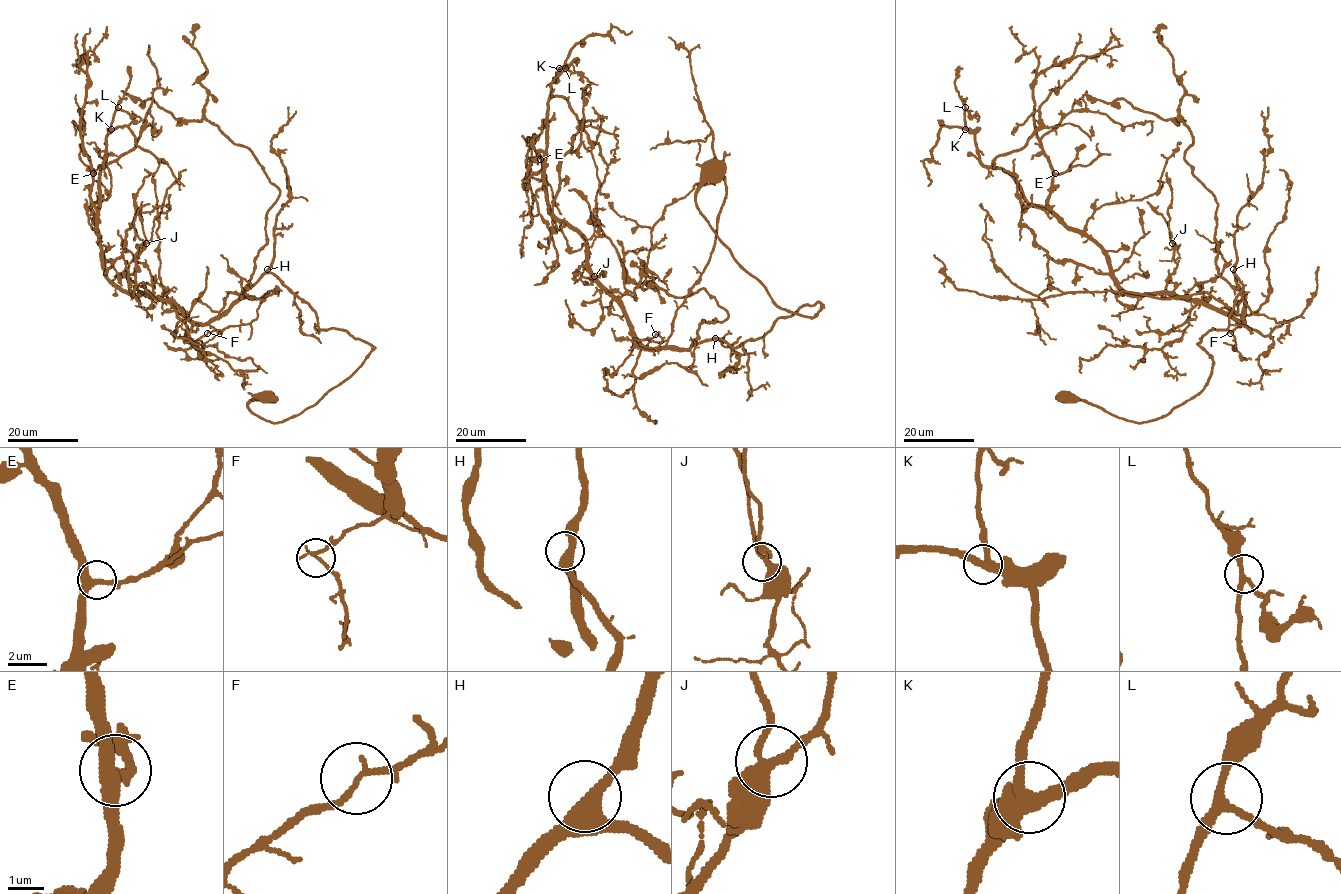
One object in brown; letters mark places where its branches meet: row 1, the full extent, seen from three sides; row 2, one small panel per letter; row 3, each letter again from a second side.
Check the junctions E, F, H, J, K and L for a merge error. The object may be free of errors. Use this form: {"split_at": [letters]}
{"split_at": []}

